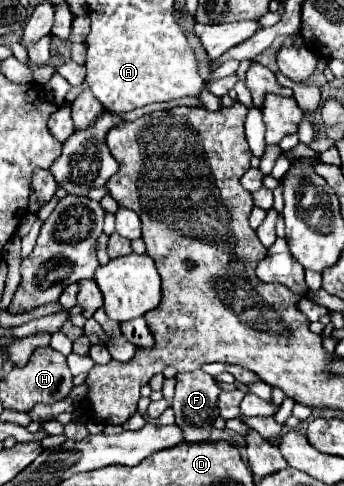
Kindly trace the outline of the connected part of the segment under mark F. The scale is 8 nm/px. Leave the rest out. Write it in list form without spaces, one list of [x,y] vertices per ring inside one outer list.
[[[194,370],[194,372],[184,372],[184,374],[176,374],[176,394],[172,400],[172,410],[176,416],[176,426],[182,430],[182,436],[186,442],[196,444],[196,442],[208,442],[210,440],[210,432],[214,428],[214,420],[220,416],[218,414],[218,394],[222,392],[222,388],[216,384],[216,380],[202,372],[202,370]]]

